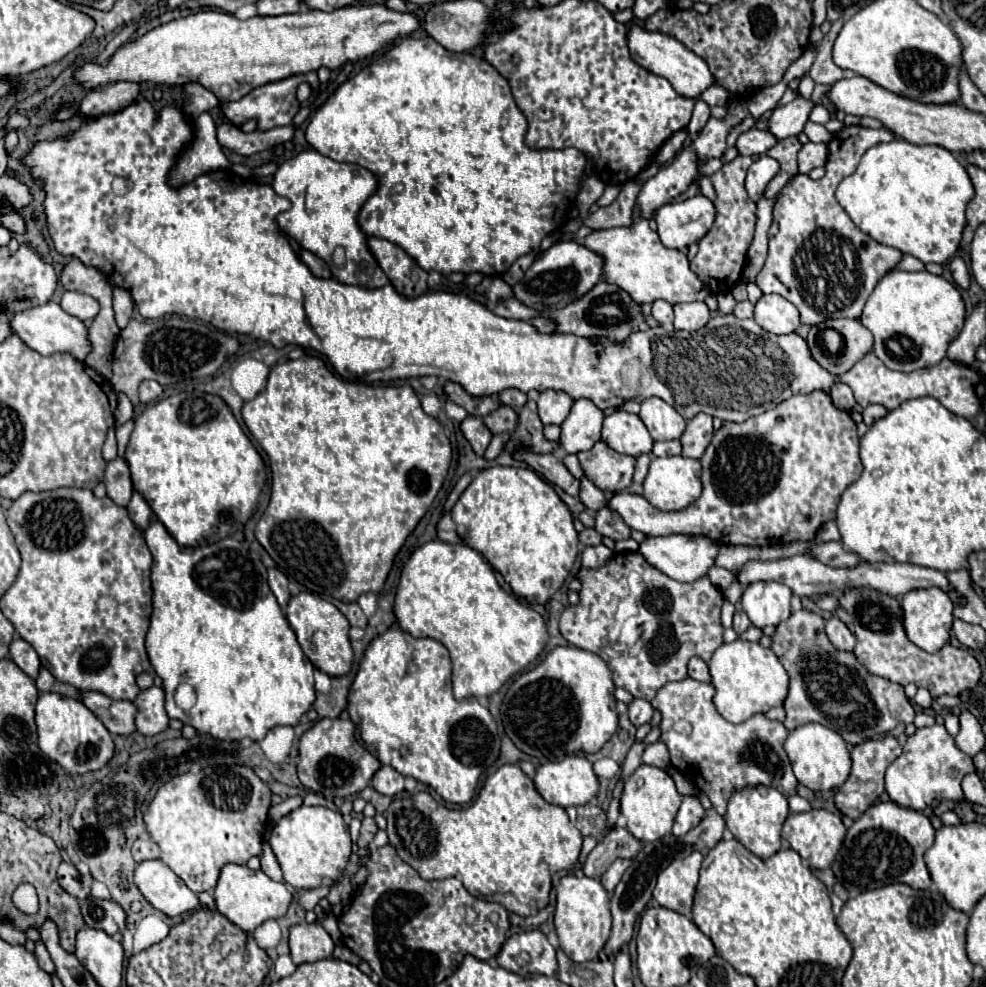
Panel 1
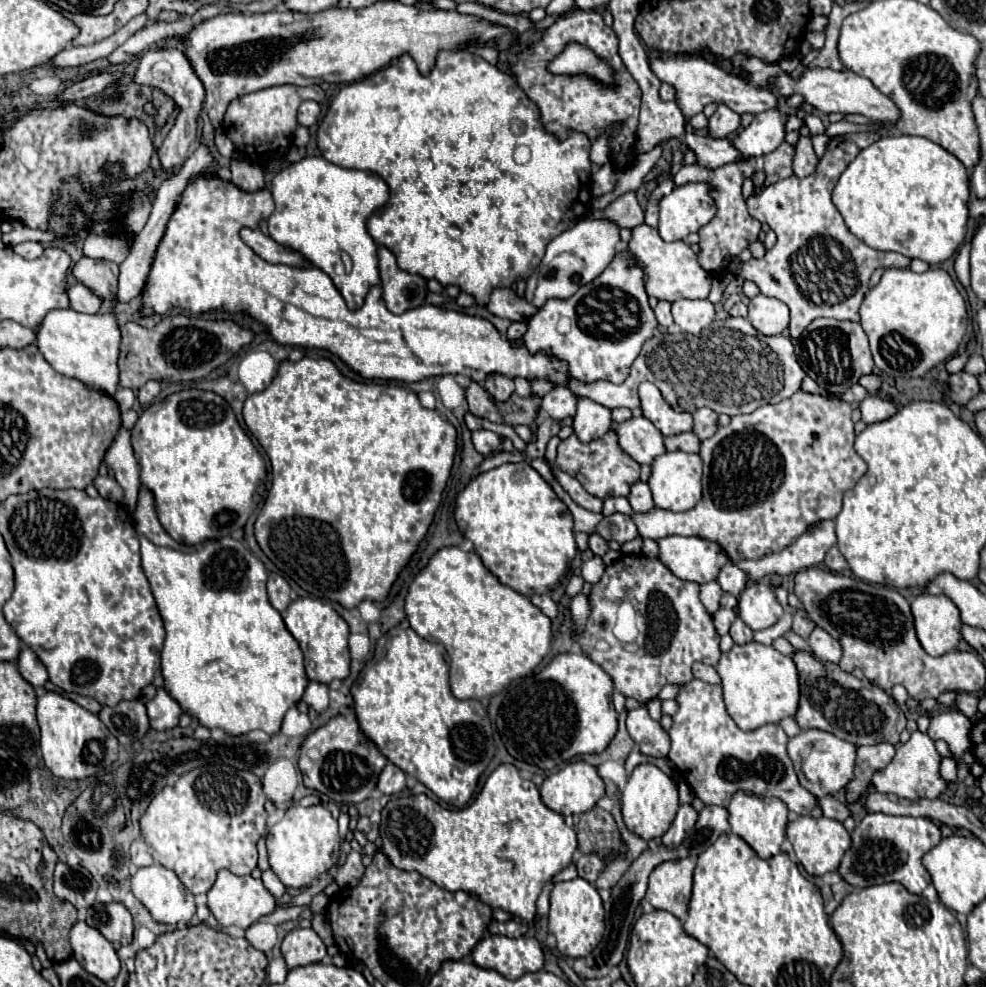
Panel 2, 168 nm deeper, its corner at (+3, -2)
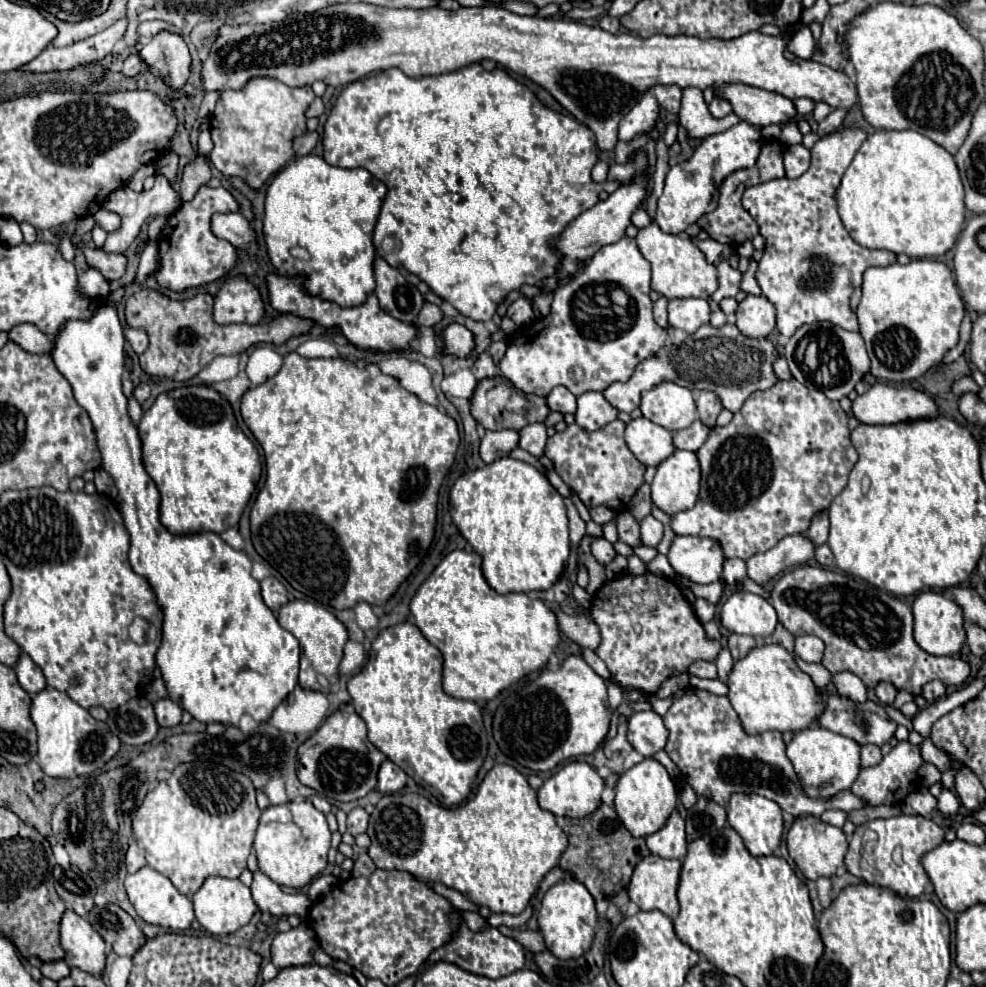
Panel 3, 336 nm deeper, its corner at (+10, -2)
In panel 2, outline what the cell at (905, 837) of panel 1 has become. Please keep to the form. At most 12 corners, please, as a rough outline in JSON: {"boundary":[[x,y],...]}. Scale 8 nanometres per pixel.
{"boundary":[[867,813],[839,875],[919,895],[921,857],[941,841],[925,817]]}

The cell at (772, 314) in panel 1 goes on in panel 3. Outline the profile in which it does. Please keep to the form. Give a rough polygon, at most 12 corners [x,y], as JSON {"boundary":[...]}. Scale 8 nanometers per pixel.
{"boundary":[[762,295],[738,305],[736,327],[746,337],[768,337],[776,307]]}

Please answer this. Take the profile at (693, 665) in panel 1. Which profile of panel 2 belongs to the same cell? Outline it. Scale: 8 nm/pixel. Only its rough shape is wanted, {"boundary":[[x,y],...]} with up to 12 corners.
{"boundary":[[693,665],[693,675],[705,683],[721,683],[715,667]]}

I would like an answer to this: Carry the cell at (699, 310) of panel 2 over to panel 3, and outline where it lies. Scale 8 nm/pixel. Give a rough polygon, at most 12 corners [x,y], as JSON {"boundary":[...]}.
{"boundary":[[672,299],[668,323],[696,333],[708,323],[706,299]]}

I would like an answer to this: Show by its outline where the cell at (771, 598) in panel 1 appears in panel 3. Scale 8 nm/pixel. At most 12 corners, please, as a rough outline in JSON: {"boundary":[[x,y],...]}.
{"boundary":[[742,589],[722,605],[732,633],[768,637],[778,623],[764,597]]}

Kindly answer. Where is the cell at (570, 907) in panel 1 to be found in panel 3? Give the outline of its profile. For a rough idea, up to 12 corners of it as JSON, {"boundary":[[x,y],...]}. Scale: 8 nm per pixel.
{"boundary":[[580,881],[544,893],[540,933],[558,959],[592,945],[598,915]]}

